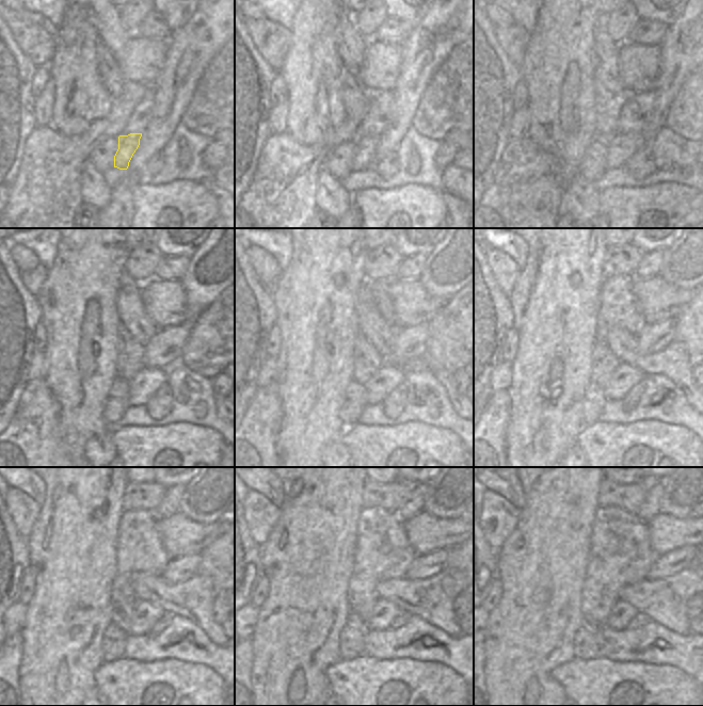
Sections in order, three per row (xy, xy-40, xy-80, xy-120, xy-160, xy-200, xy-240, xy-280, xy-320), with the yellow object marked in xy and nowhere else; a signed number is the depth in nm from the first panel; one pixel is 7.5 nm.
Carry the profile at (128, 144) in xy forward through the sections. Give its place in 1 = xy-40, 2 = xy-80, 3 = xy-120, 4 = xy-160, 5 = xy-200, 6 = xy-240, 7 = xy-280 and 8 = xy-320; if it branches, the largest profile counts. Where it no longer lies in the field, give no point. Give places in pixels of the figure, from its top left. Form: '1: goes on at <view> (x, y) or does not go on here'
1: goes on at xy-40 (366, 151)
2: goes on at xy-80 (622, 146)
3: goes on at xy-120 (144, 385)
4: goes on at xy-160 (388, 376)
5: goes on at xy-200 (625, 376)
6: goes on at xy-240 (146, 614)
7: goes on at xy-280 (384, 612)
8: goes on at xy-320 (622, 613)

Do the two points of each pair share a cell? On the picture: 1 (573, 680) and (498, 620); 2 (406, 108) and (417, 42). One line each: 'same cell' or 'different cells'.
1: different cells
2: same cell

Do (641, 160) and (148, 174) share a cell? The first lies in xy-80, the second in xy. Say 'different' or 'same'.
same

